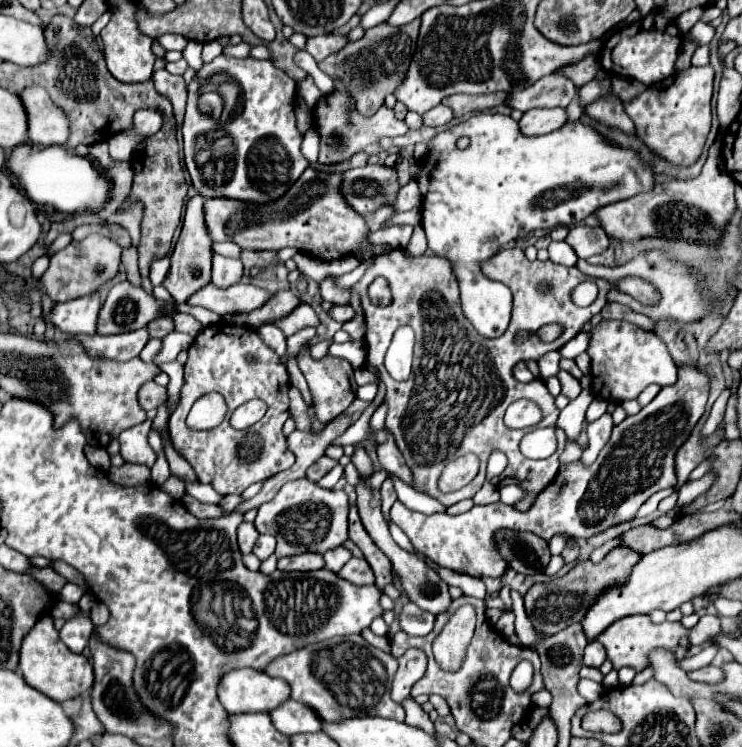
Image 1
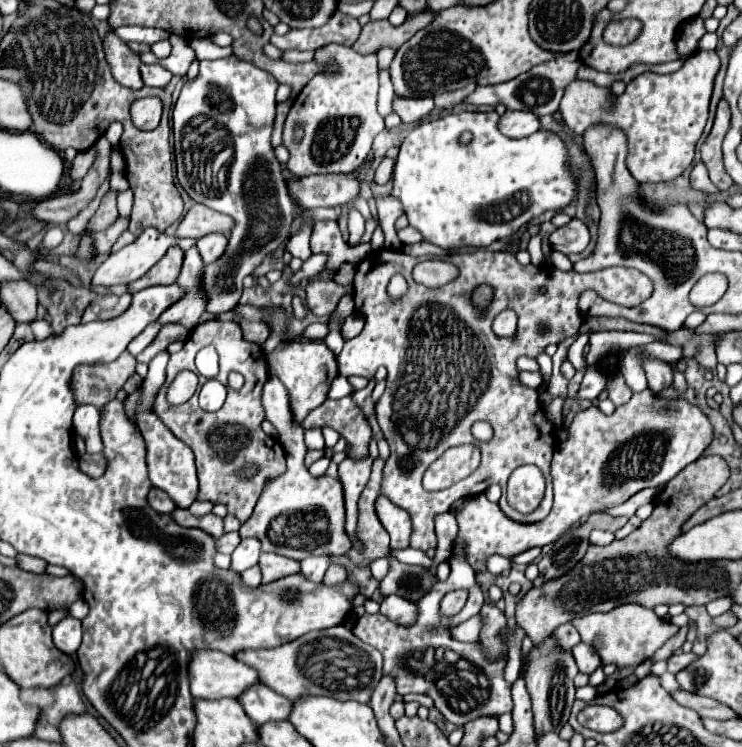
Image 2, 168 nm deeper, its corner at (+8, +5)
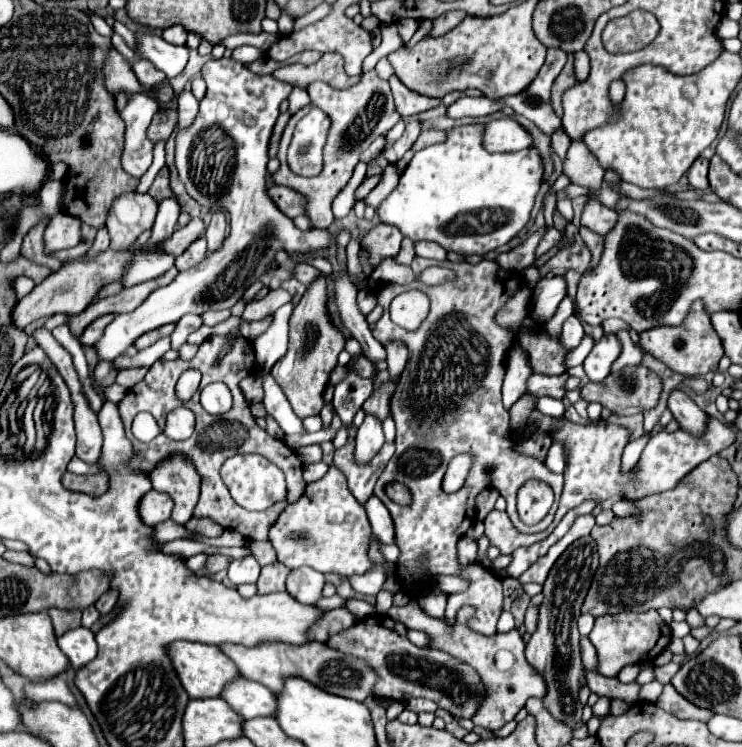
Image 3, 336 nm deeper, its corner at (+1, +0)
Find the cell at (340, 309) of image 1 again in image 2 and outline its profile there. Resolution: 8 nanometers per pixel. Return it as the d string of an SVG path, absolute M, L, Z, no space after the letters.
M316 276L310 278L306 286L306 302L316 316L330 316L346 294L352 294L352 286L340 286L334 280L322 280Z

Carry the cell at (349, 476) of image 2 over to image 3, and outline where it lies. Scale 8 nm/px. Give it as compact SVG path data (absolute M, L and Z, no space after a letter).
M367 415L355 437L355 461L359 465L367 465L381 451L383 443L385 439L383 439L381 423L375 417Z

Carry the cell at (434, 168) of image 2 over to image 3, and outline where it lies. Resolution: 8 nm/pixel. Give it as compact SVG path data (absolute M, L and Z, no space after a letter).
M461 125L445 131L445 141L417 151L399 177L397 187L379 205L383 223L395 225L411 241L435 241L447 251L461 255L483 255L501 245L507 245L531 219L535 197L543 183L543 157L535 147L519 153L489 153L483 147L485 125Z

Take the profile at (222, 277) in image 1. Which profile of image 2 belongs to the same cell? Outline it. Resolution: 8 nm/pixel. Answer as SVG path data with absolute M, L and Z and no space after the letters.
M220 232L206 234L206 236L202 236L202 238L196 242L204 264L210 264L210 262L214 262L216 258L220 258L220 256L224 254L224 250L226 250L226 244L228 244L228 238L226 238L224 234L220 234Z

